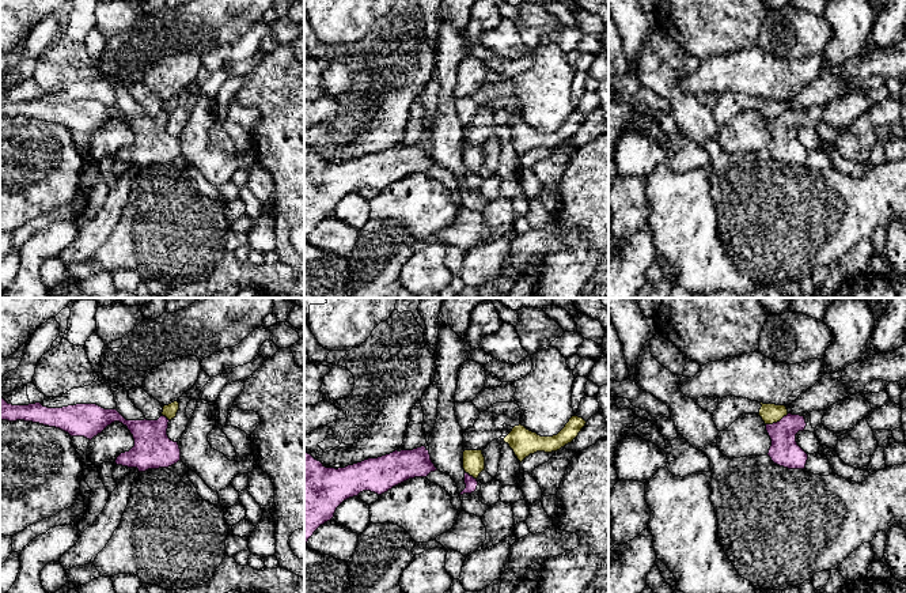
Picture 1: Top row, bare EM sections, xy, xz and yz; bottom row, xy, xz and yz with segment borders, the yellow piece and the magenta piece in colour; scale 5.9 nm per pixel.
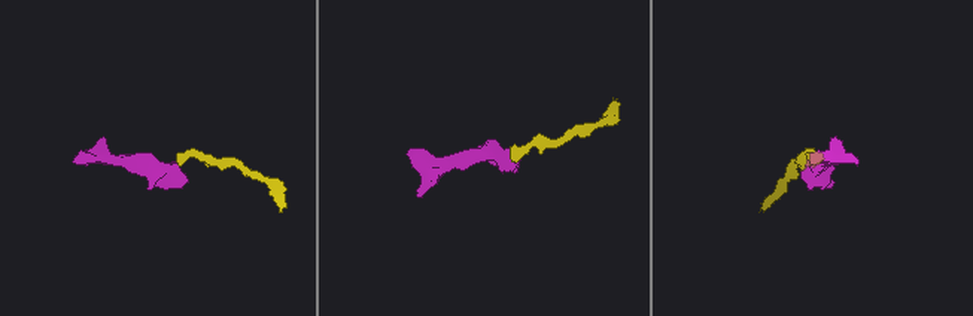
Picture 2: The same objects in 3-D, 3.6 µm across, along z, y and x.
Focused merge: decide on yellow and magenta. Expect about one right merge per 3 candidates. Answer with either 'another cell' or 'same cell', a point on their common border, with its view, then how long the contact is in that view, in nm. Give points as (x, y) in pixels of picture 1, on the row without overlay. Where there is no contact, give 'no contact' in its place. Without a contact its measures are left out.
another cell | yz (777, 116) | 150 nm

